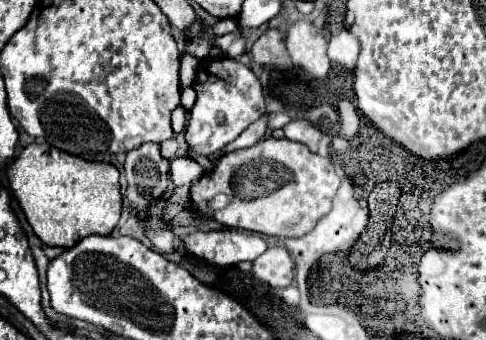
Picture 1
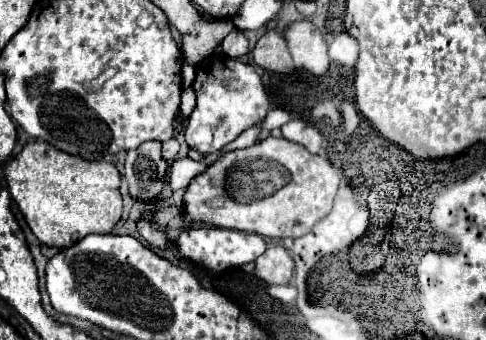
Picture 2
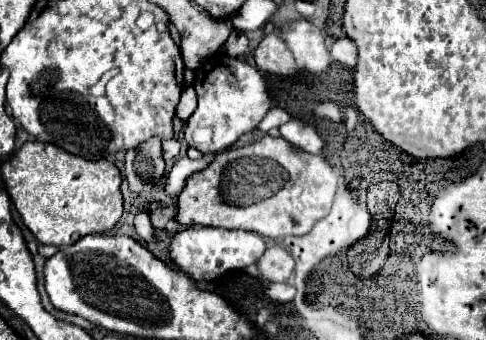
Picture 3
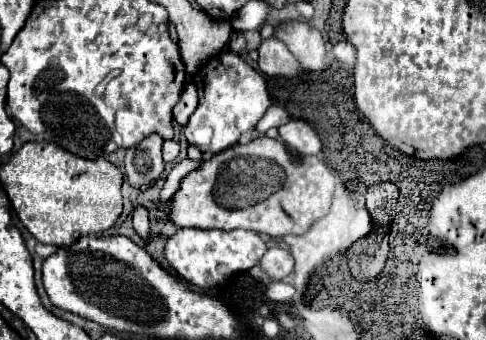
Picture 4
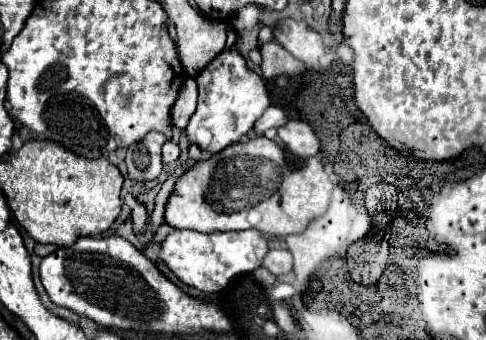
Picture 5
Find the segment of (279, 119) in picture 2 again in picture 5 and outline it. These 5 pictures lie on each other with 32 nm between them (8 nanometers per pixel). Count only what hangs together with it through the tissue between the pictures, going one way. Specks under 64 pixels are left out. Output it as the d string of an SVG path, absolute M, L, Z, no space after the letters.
M270 106L262 116L260 120L256 120L254 124L254 132L256 134L264 134L268 128L280 128L284 122L288 122L288 116L282 108L278 106Z

